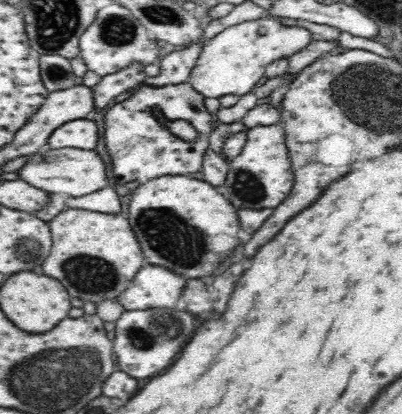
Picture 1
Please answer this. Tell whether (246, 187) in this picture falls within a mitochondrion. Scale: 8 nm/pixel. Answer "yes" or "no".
yes

